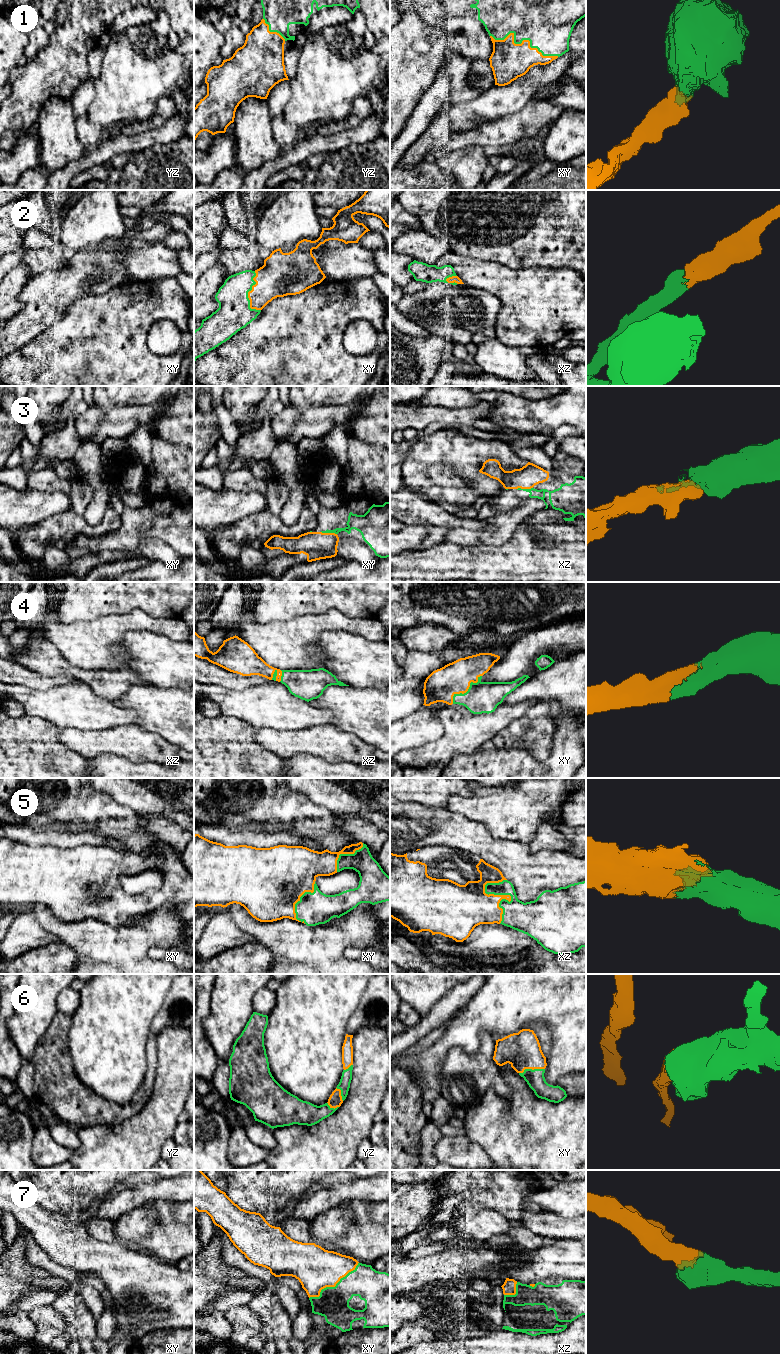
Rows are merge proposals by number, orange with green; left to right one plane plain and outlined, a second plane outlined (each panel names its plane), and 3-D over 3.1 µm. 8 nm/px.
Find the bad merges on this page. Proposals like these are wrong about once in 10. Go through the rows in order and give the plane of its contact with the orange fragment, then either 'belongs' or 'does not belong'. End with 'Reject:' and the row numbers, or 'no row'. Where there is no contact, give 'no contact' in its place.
1: contact in xy; belongs
2: contact in xy; belongs
3: contact in xy; belongs
4: contact in xy; belongs
5: contact in xz; belongs
6: contact in xy; belongs
7: contact in xy; belongs
Reject: no row

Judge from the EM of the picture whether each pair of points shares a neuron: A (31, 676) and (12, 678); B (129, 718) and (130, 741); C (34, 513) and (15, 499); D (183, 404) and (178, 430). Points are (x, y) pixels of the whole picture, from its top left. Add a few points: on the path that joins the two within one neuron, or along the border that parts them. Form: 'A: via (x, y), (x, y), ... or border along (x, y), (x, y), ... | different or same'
A: via (26, 676), (17, 676) | same
B: border along (134, 722), (106, 729) | different
C: via (29, 508), (24, 508), (20, 504) | same
D: via (183, 410), (183, 420), (179, 424) | same

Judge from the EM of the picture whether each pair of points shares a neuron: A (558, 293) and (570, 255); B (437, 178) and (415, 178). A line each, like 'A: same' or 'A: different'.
A: different
B: same

